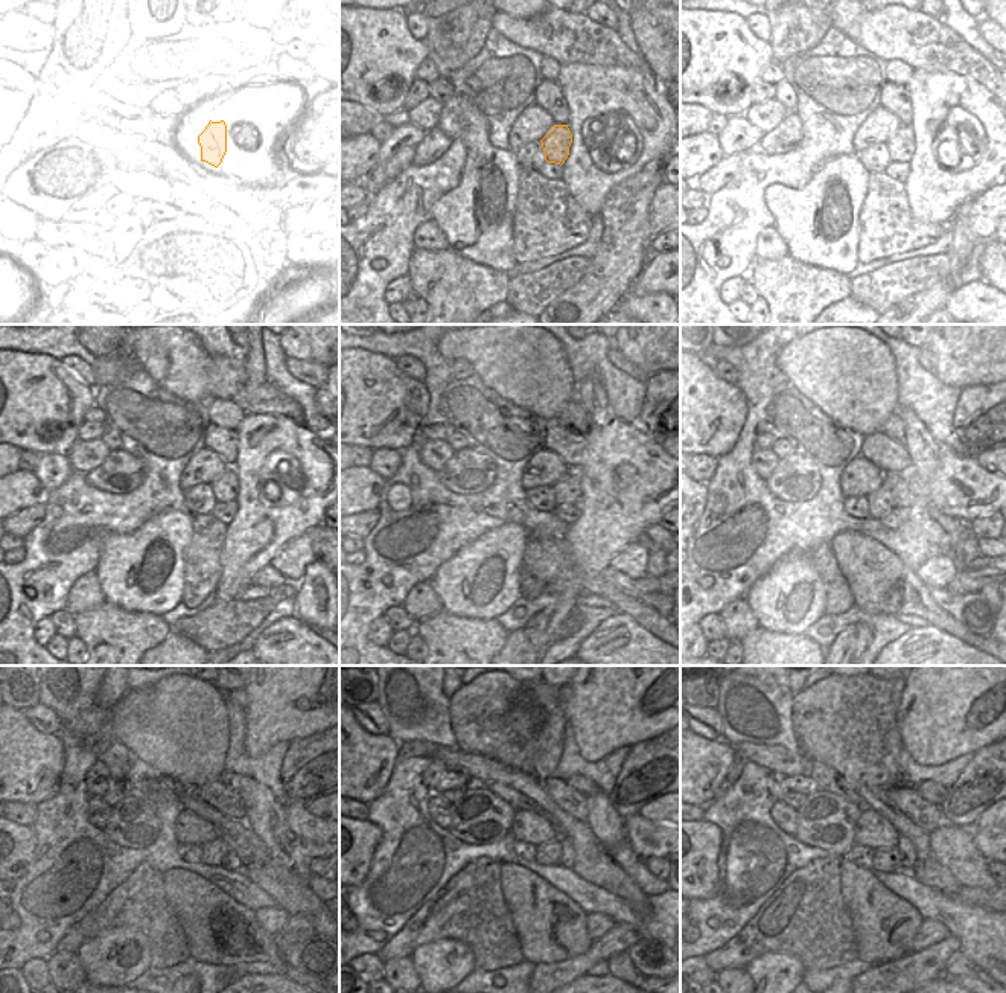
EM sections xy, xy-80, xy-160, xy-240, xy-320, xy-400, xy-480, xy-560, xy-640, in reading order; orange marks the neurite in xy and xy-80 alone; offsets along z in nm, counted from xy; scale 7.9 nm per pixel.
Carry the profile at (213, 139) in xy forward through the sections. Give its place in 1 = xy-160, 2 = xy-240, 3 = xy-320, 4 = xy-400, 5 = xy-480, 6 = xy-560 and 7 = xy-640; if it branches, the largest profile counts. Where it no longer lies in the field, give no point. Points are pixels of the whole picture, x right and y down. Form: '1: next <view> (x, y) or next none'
1: next xy-160 (901, 145)
2: next xy-240 (226, 488)
3: next xy-320 (566, 489)
4: next xy-400 (901, 497)
5: next xy-480 (212, 853)
6: next xy-560 (550, 853)
7: next xy-640 (886, 858)

